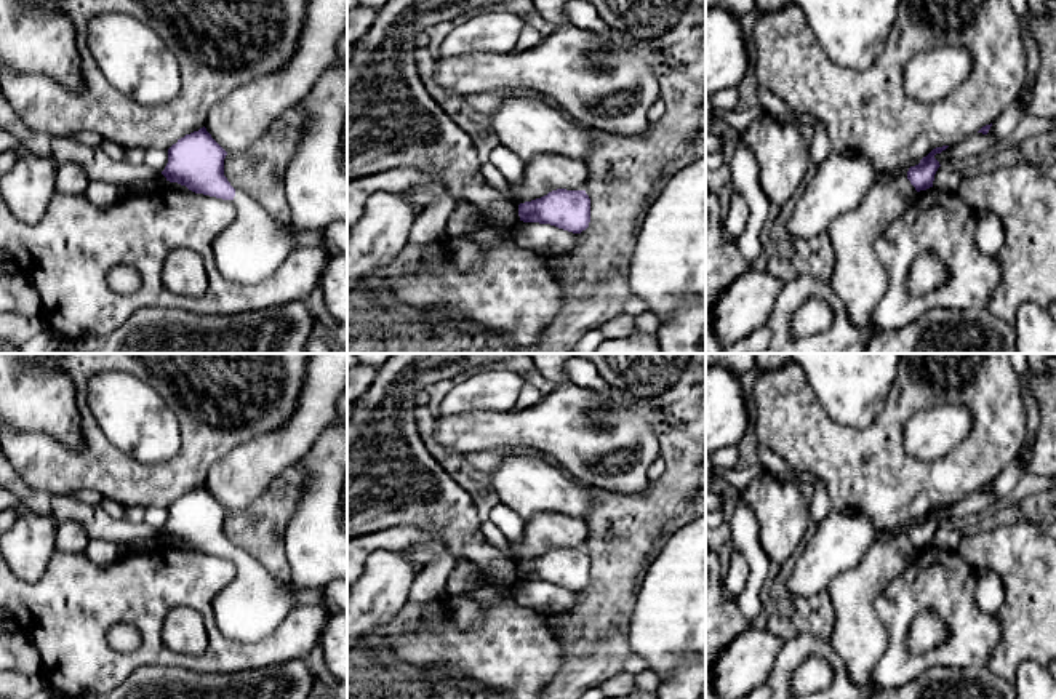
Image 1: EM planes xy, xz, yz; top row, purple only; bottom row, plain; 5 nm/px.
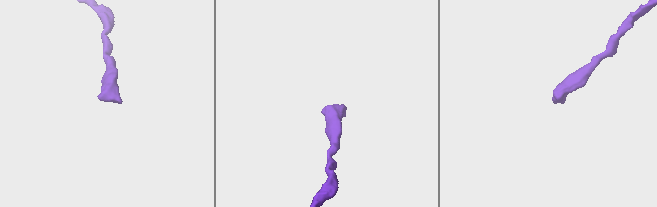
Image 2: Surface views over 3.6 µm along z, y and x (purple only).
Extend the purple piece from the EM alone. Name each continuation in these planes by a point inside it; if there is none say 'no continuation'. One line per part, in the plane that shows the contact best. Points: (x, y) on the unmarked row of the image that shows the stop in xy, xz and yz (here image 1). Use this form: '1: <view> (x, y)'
1: xy (255, 602)

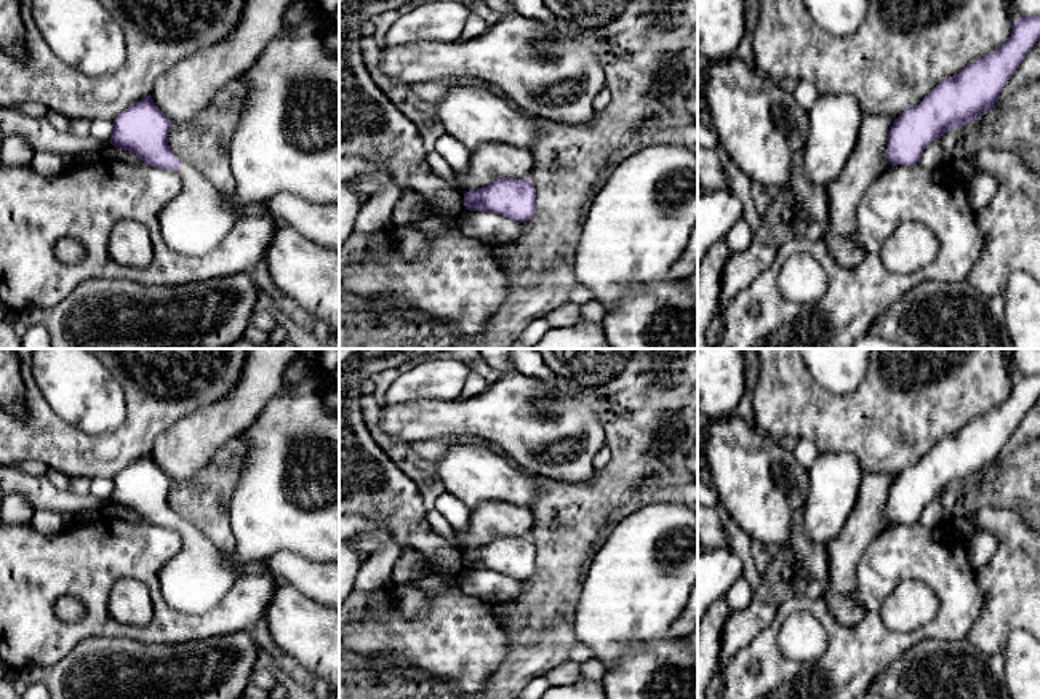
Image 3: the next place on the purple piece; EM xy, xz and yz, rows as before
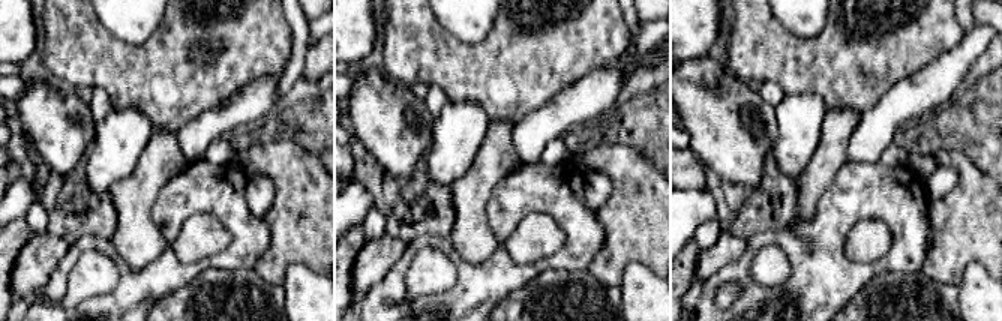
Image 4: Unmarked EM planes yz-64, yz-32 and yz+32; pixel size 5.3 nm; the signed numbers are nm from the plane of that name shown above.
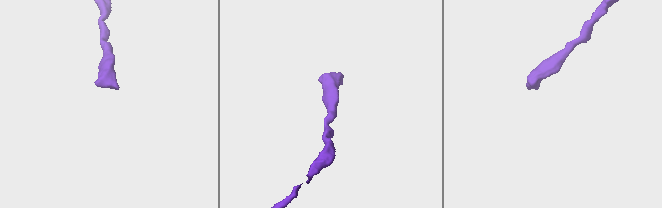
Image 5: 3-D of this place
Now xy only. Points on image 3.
1: xy (200, 573)

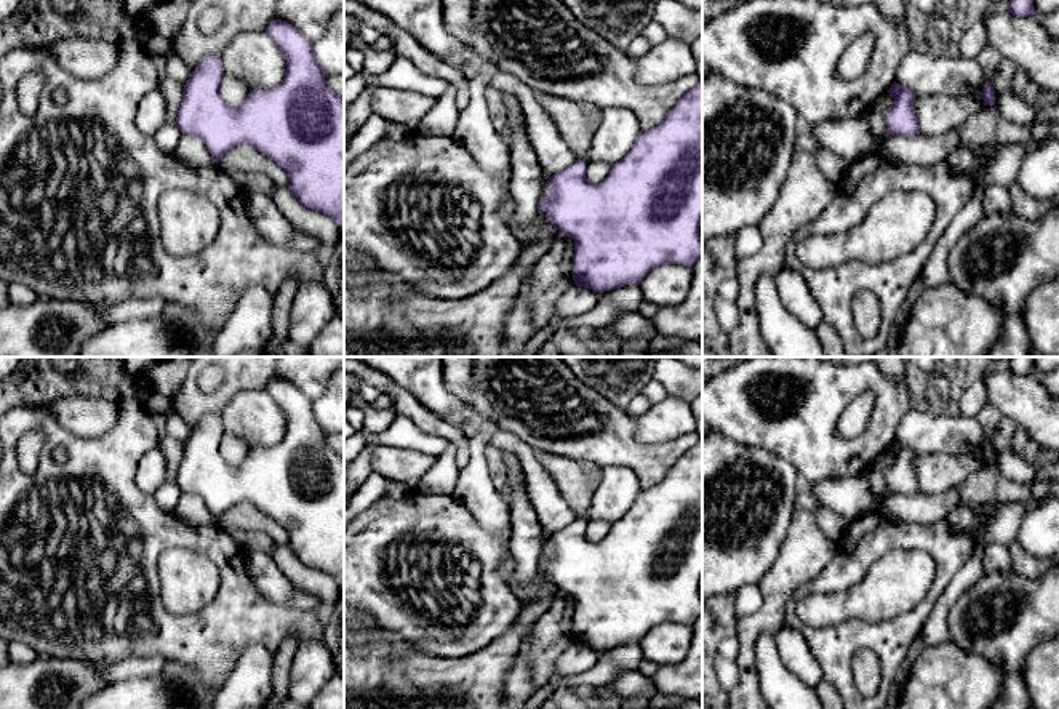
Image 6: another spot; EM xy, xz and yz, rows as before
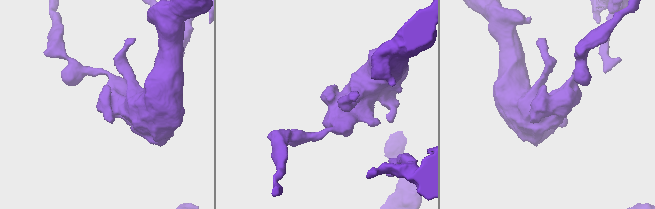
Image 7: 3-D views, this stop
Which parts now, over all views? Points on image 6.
no continuation

